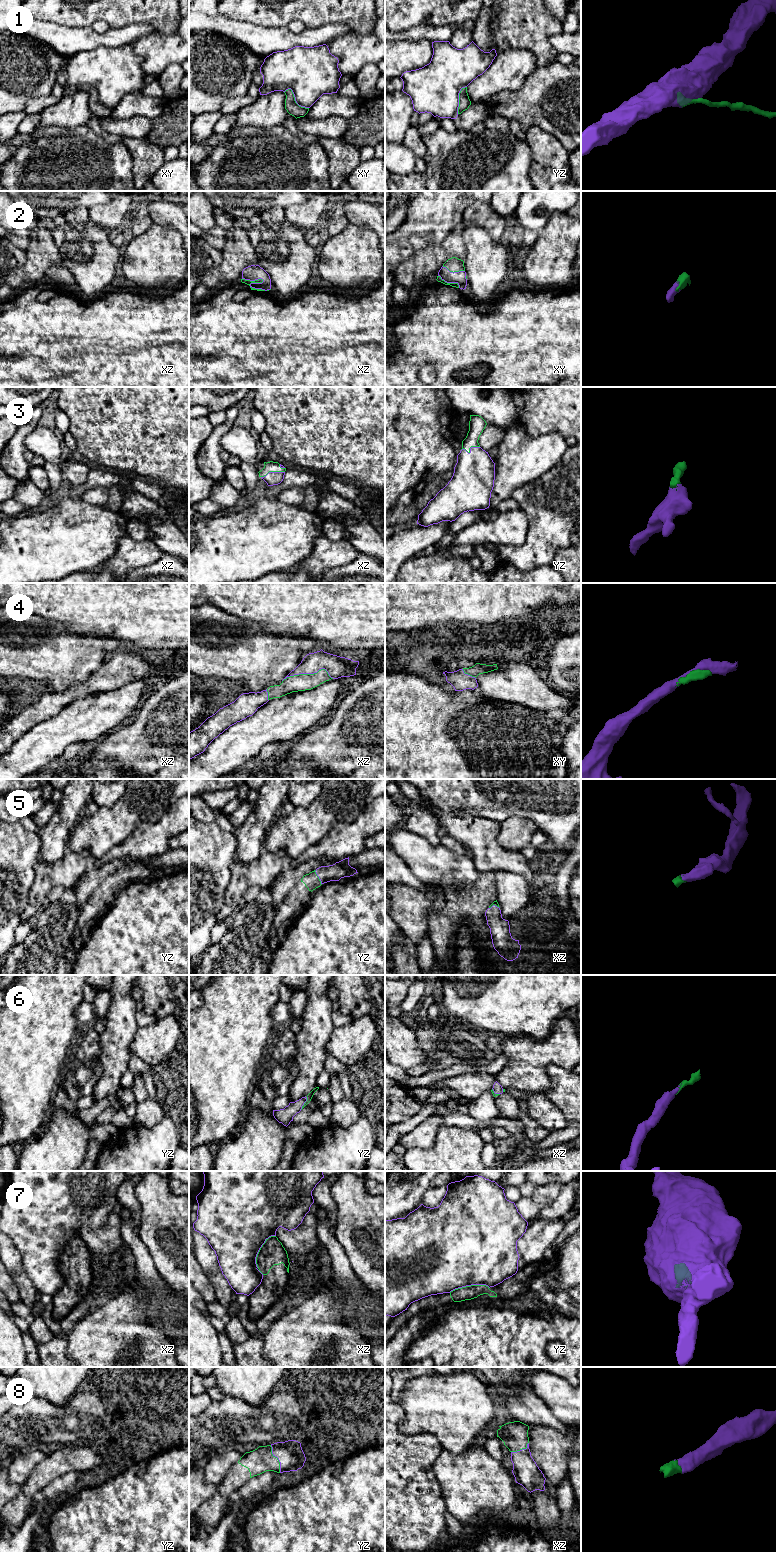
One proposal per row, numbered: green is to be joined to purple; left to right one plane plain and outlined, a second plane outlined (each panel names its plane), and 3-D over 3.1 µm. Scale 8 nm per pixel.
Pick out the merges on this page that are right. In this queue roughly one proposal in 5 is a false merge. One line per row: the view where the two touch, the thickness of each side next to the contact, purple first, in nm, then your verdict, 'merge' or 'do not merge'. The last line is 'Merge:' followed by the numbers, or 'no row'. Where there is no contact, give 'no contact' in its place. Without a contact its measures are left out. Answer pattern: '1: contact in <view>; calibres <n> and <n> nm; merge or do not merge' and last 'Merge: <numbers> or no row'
1: contact in xy; calibres 400 and 100 nm; do not merge
2: contact in xz; calibres 120 and 50 nm; merge
3: contact in xz; calibres 110 and 90 nm; merge
4: contact in xz; calibres 170 and 140 nm; merge
5: contact in yz; calibres 140 and 120 nm; merge
6: contact in yz; calibres 120 and 50 nm; merge
7: contact in yz; calibres 500 and 110 nm; do not merge
8: contact in yz; calibres 200 and 200 nm; merge
Merge: 2, 3, 4, 5, 6, 8

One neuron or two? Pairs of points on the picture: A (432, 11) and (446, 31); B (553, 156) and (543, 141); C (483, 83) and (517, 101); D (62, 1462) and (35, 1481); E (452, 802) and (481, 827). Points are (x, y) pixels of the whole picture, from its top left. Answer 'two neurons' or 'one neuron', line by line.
A: two neurons
B: one neuron
C: two neurons
D: one neuron
E: two neurons

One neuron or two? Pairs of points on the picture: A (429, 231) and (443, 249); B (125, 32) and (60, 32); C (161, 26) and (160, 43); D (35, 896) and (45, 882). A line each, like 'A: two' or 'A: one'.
A: two
B: one
C: two
D: one

